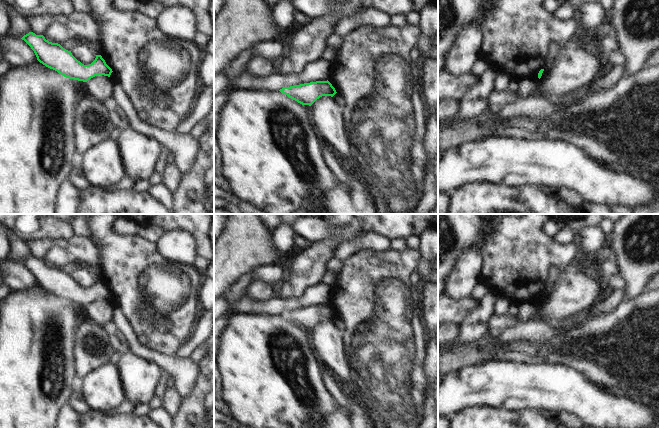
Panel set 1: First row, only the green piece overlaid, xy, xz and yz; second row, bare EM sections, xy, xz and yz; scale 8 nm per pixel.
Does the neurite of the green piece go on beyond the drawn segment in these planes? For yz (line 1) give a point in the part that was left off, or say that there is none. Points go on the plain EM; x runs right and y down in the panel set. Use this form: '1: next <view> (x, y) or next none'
1: next none

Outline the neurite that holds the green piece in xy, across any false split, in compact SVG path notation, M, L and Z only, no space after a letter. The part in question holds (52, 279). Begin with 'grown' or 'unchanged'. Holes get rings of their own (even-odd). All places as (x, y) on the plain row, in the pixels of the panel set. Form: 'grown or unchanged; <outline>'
unchanged; M29 256L21 263L31 271L40 287L69 303L87 306L98 299L110 301L113 296L101 279L96 279L91 288L84 289L71 275L58 267L49 266L43 259Z

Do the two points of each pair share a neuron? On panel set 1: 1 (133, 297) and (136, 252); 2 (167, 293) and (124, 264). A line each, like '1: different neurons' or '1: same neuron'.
1: same neuron
2: same neuron

